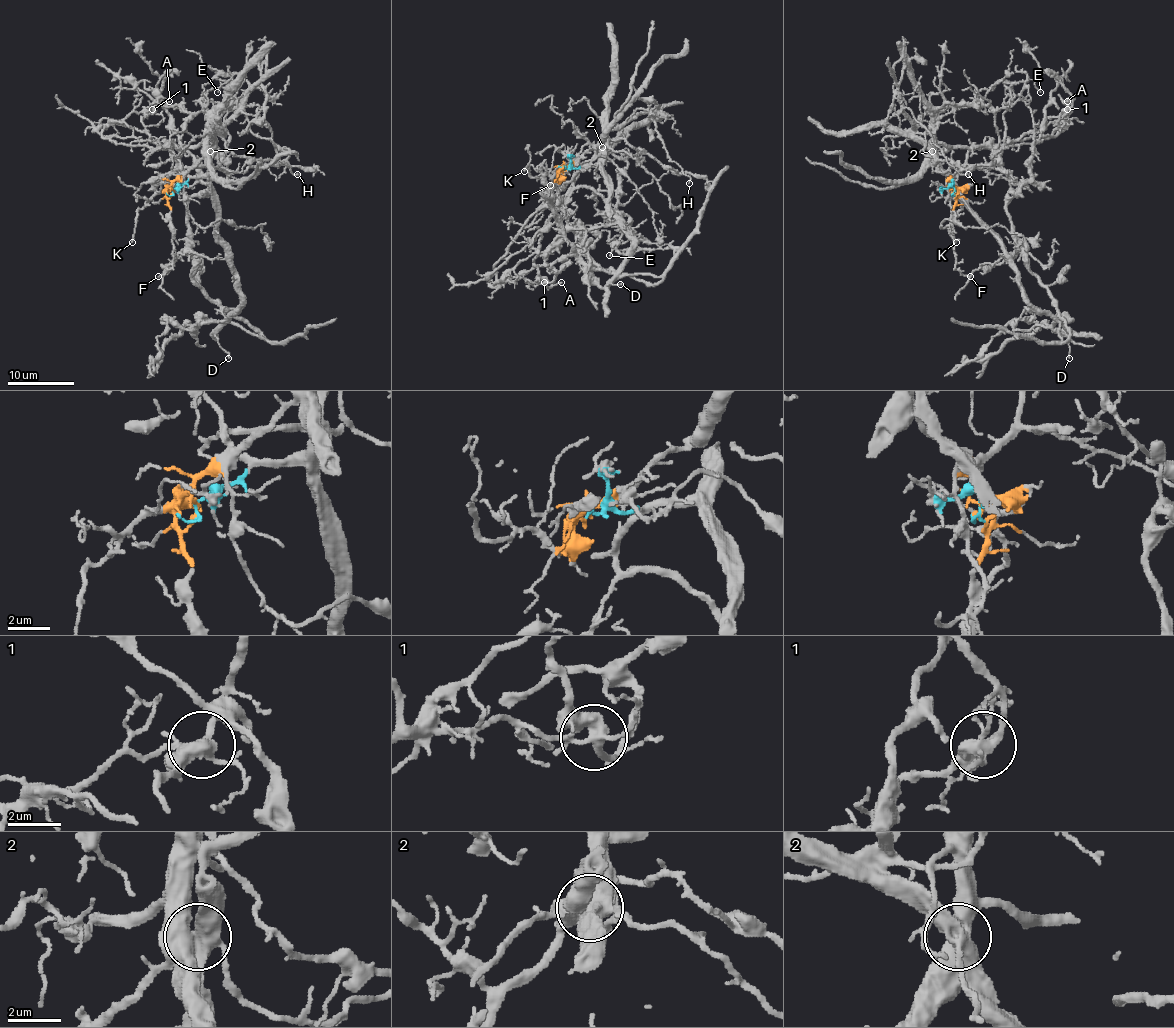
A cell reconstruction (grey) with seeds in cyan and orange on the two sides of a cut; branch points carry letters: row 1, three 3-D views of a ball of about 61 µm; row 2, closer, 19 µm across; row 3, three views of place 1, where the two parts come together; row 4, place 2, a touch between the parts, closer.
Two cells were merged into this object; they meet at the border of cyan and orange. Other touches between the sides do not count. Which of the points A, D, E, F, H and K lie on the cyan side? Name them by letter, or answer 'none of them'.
D, E, H

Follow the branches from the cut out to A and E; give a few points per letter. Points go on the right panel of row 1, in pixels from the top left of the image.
A: (953, 192), (933, 159), (937, 144), (999, 146), (1036, 133), (1072, 98), (1067, 101)
E: (953, 192), (953, 179), (965, 166), (988, 167), (999, 153), (1011, 86), (1033, 80), (1041, 91)

